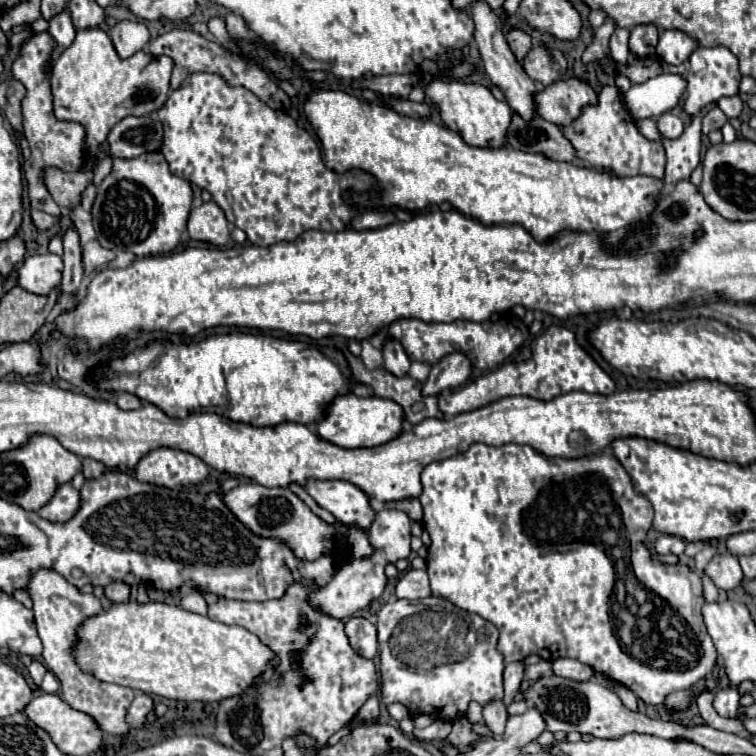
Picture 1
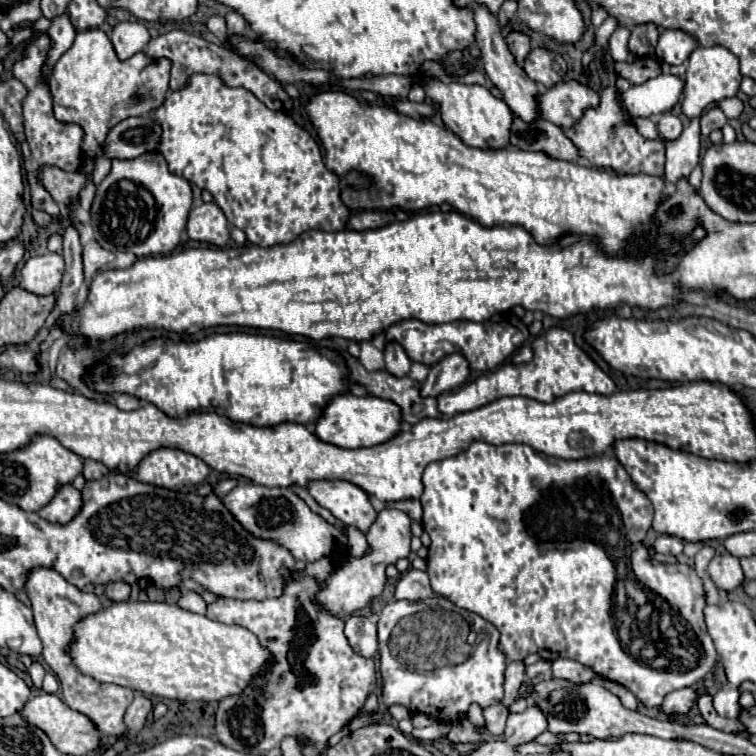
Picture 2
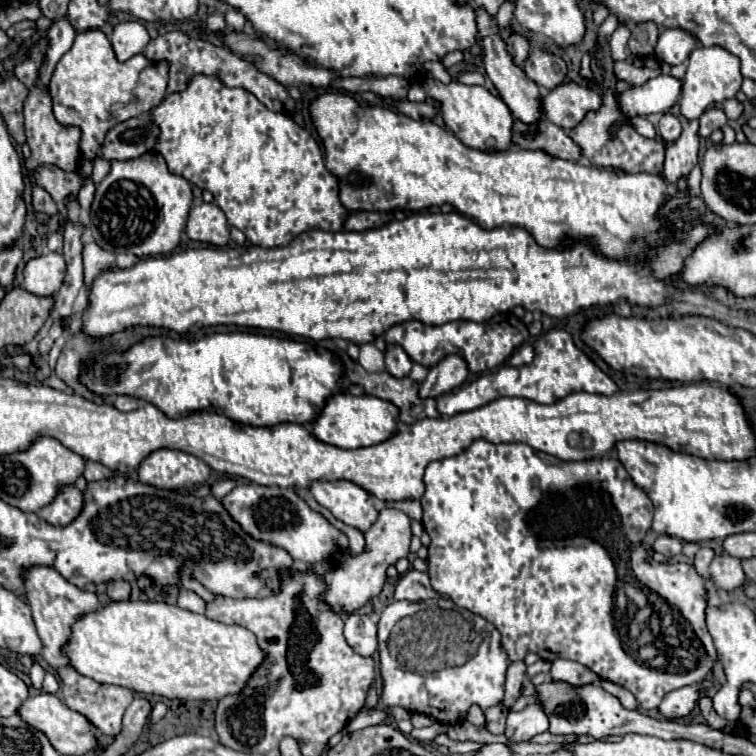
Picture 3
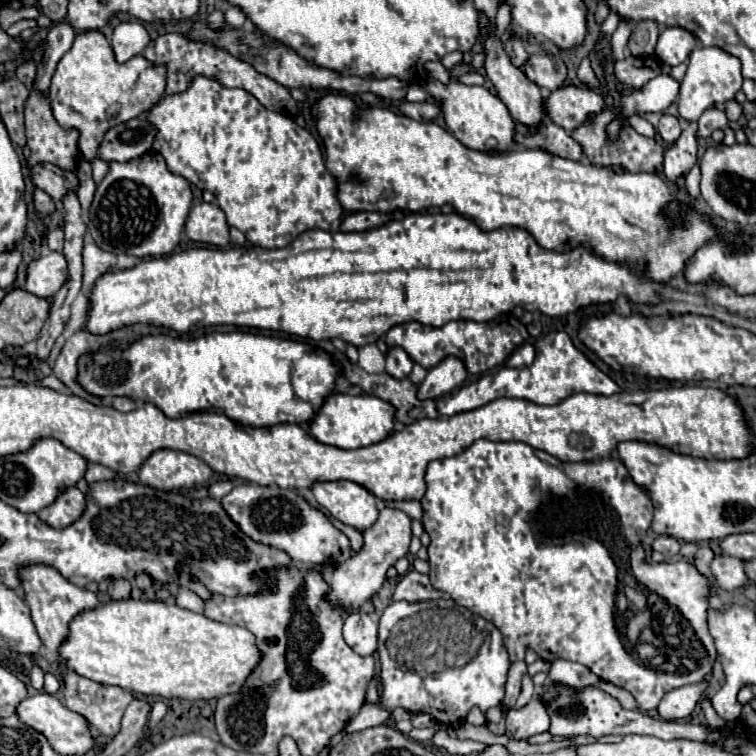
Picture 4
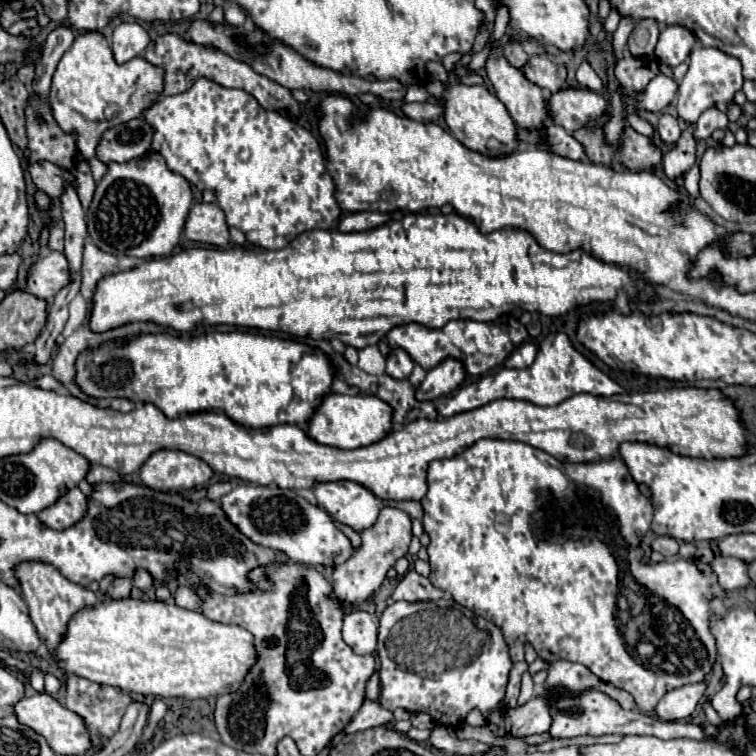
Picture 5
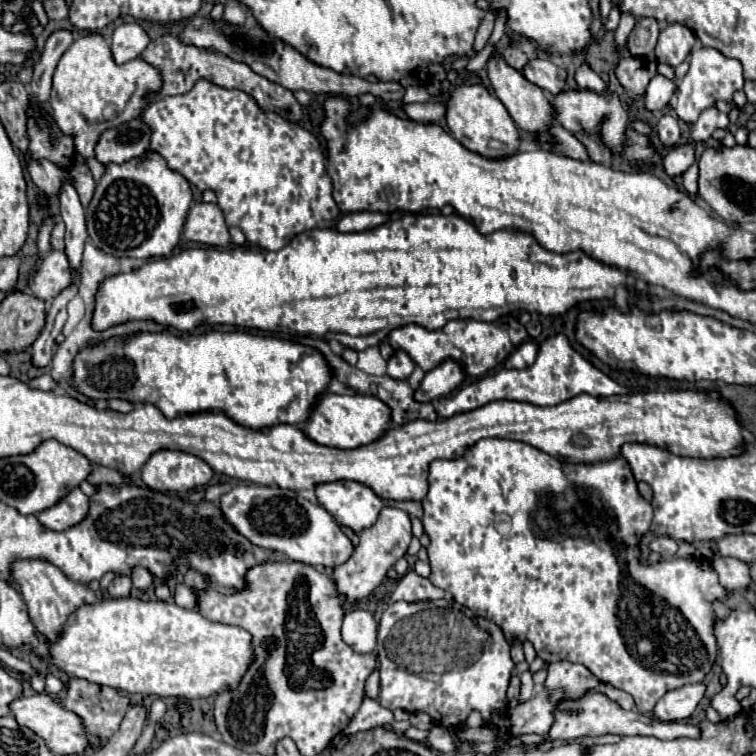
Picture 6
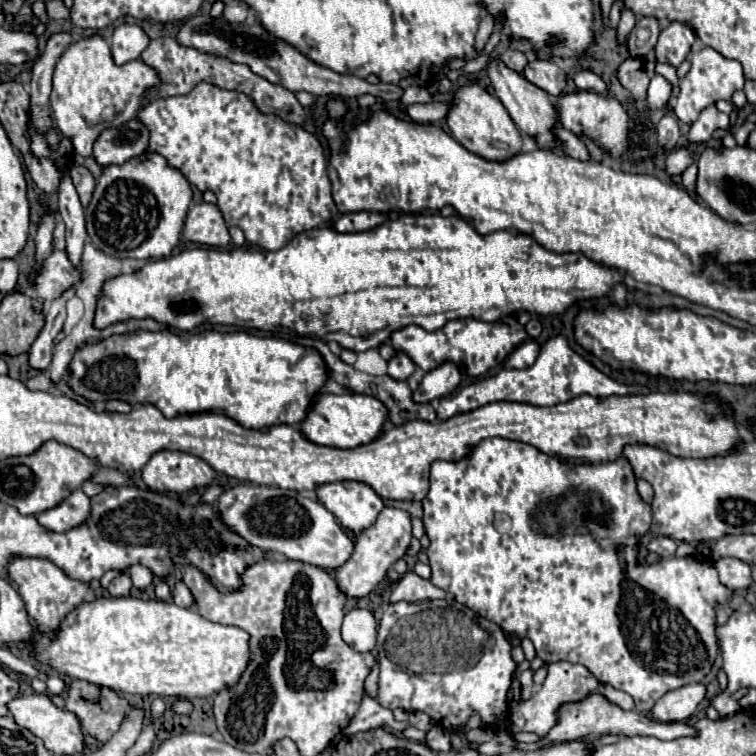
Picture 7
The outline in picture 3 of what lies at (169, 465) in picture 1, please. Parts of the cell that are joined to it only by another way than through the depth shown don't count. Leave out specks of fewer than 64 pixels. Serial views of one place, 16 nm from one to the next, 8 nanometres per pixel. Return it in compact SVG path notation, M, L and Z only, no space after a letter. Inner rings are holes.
M160 448L150 452L138 466L138 480L156 488L174 490L204 484L210 468L200 458L182 450Z

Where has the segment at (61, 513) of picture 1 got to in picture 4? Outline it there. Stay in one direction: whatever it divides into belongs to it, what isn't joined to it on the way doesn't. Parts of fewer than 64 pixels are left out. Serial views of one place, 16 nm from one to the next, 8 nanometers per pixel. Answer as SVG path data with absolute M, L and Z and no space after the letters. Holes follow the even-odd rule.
M66 488L48 508L42 508L38 512L38 518L54 528L64 528L80 518L84 506L86 506L84 494L78 488Z

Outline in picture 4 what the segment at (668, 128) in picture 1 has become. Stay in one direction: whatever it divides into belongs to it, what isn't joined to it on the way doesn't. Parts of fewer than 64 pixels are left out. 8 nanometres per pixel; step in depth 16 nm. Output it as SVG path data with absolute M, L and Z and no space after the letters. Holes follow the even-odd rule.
M662 114L660 122L658 122L658 134L662 136L662 140L666 144L672 144L672 142L678 140L680 132L682 132L682 128L680 128L678 118L672 116L672 114Z

